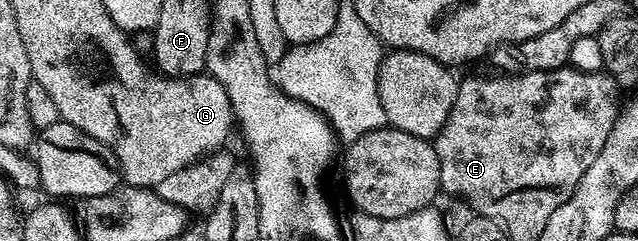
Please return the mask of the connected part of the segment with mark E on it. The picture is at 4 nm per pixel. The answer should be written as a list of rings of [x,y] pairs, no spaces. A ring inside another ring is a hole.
[[[562,66],[559,70],[525,71],[518,76],[508,78],[468,78],[459,83],[457,98],[454,100],[452,111],[446,120],[444,127],[434,137],[436,155],[438,156],[438,168],[440,169],[440,188],[446,195],[453,194],[475,209],[479,217],[487,218],[487,211],[492,209],[490,202],[502,202],[506,196],[514,196],[516,190],[533,190],[539,195],[548,195],[553,200],[565,202],[574,192],[576,185],[582,180],[586,168],[594,164],[598,152],[602,152],[602,144],[606,144],[606,136],[610,136],[612,126],[616,122],[616,116],[622,109],[620,102],[620,86],[615,77],[607,72],[580,72],[571,66]]]

